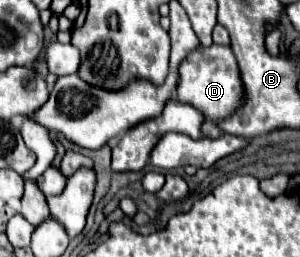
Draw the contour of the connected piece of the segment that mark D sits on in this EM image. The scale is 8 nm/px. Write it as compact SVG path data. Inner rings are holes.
M213 43L209 47L191 51L179 65L177 99L182 103L193 103L204 115L205 121L201 129L203 137L219 137L221 129L217 127L217 121L230 117L243 103L243 85L237 75L237 61L231 47Z

